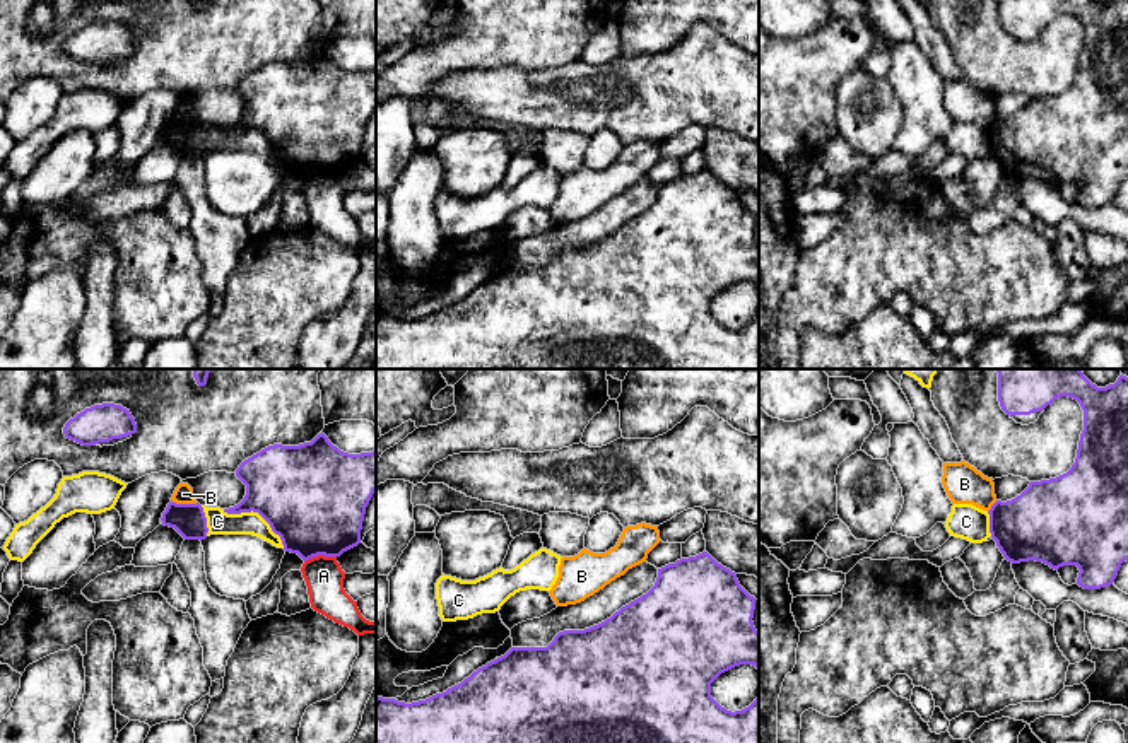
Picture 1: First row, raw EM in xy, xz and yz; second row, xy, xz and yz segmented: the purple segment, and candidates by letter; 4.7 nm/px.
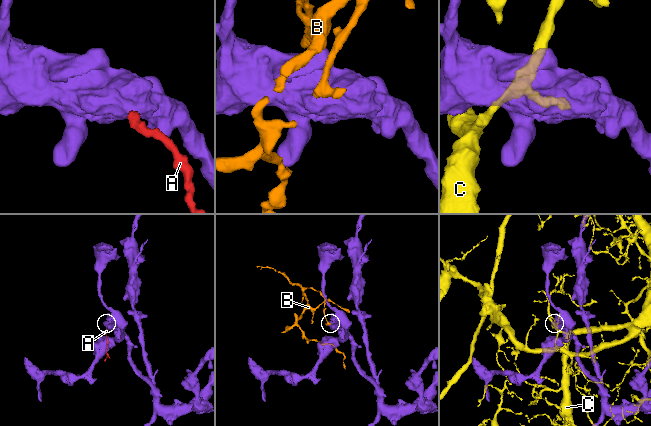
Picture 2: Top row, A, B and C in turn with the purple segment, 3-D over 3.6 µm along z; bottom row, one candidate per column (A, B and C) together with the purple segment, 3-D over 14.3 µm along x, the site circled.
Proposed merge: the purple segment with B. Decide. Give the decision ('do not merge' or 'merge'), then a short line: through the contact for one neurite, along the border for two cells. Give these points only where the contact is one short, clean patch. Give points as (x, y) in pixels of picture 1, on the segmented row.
do not merge; line xy (171, 499), (176, 503), (197, 503)

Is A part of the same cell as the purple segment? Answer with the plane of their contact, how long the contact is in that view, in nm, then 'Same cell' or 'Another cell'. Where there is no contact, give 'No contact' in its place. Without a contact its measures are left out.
Touches purple in xy. Shared border 160 nm. Another cell

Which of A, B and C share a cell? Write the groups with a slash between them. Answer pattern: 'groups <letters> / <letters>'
groups A / B / C

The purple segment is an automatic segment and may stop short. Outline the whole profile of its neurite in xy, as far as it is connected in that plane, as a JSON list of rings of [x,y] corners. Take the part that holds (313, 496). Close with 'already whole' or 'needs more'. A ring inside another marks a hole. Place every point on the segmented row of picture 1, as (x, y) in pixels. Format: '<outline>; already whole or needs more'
[[[321,432],[311,442],[261,449],[239,465],[236,477],[246,485],[246,495],[224,512],[258,512],[280,536],[284,550],[304,562],[318,555],[340,557],[361,543],[366,507],[376,492],[376,451],[344,453]]]; already whole

